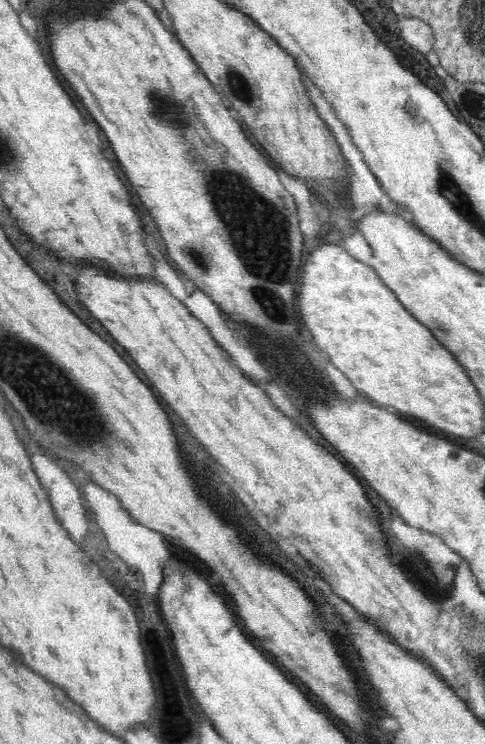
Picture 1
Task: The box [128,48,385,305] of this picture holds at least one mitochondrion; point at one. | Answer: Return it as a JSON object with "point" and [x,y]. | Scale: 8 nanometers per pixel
{"point":[240,88]}

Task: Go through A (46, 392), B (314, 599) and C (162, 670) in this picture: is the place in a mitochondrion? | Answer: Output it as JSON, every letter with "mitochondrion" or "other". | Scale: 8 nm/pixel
{"A":"mitochondrion","B":"other","C":"other"}

